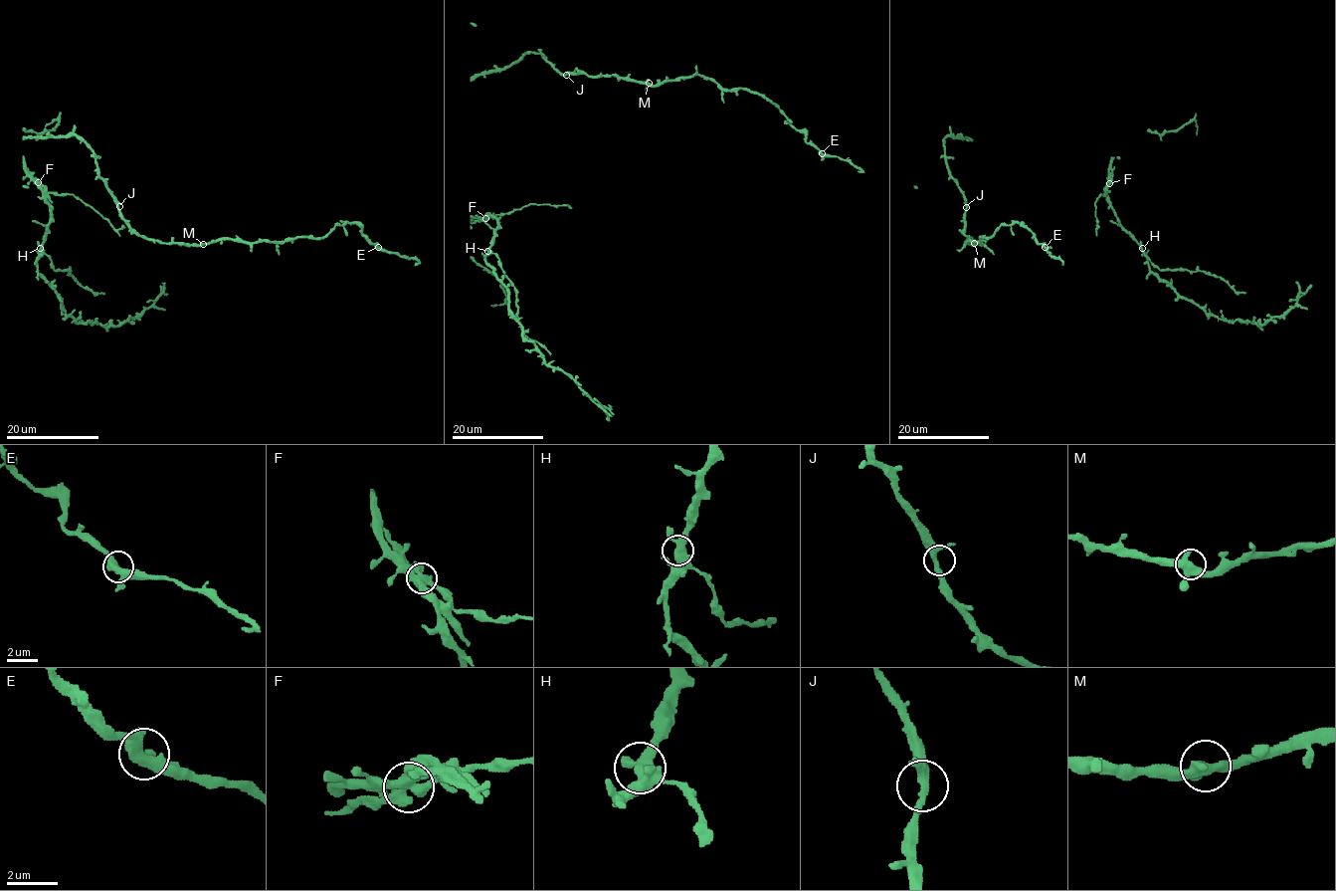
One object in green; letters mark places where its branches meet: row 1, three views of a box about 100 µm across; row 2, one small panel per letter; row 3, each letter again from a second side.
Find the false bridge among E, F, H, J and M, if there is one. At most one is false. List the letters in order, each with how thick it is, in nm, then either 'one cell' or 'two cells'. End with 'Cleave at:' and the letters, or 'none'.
E: calibre 420 nm; one cell
F: calibre 440 nm; one cell
H: calibre 380 nm; one cell
J: calibre 280 nm; one cell
M: calibre 440 nm; one cell
Cleave at: none

